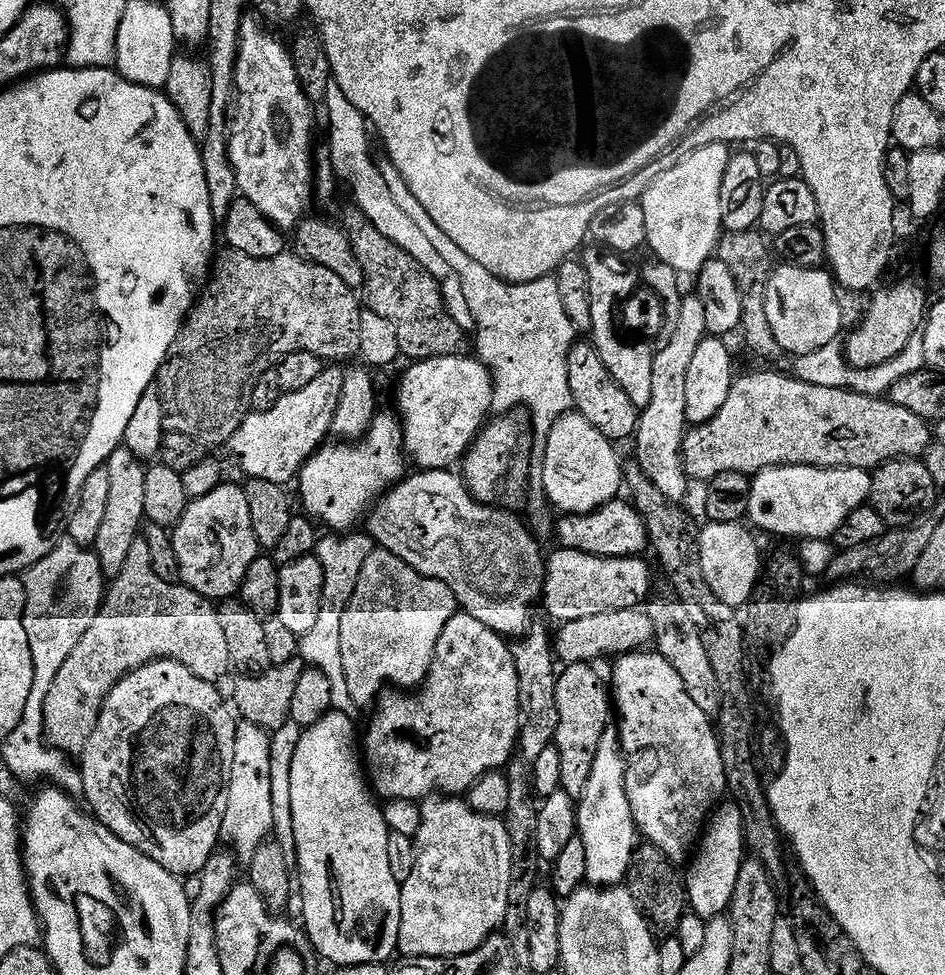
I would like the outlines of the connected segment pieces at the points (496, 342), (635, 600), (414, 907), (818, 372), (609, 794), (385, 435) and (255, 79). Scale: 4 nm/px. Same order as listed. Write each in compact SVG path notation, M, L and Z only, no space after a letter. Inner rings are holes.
M384 162L379 167L399 209L423 231L424 237L431 241L462 282L475 324L475 355L492 373L492 412L503 414L515 408L525 409L532 417L535 439L540 442L547 440L553 426L574 408L568 359L572 345L578 340L576 327L570 318L566 318L566 308L562 306L562 294L555 275L541 276L525 284L507 284L504 280L497 280L490 270L486 270L486 266L474 262L470 254L464 253L457 244L450 242L449 236L438 230L434 218L422 210L422 202L418 202L406 178L398 174L392 163Z
M562 547L555 551L546 560L542 605L556 622L587 618L590 614L606 614L606 610L634 608L649 599L652 572L644 558L587 556L578 550Z
M429 798L423 801L422 826L414 837L416 861L410 878L400 885L402 922L396 943L404 958L465 956L505 927L510 902L512 847L510 834L499 815L475 812L464 798Z
M920 334L912 336L906 350L902 350L902 354L898 354L898 358L873 368L852 367L846 359L845 345L839 339L832 340L826 346L822 346L822 350L814 350L805 356L795 357L794 363L796 363L794 375L797 380L802 382L810 382L814 386L826 386L827 388L845 388L863 396L883 397L896 382L925 367L924 338Z
M615 731L605 732L594 760L594 770L590 772L590 782L586 790L578 797L576 826L582 846L586 846L587 883L602 888L614 888L623 885L628 879L632 865L632 855L638 847L638 829L632 811L630 798L626 798L626 774L624 773L624 753L620 751L620 742Z
M384 410L377 411L372 429L363 438L352 443L325 443L300 469L298 485L303 511L333 533L351 533L359 525L356 523L359 520L361 523L372 511L376 501L404 479L404 464L404 431L399 419L393 413L391 416Z
M246 18L240 27L240 49L238 50L238 58L236 59L236 79L234 81L234 107L230 112L230 123L228 126L228 153L230 154L230 162L234 166L234 178L239 195L243 199L252 203L255 208L275 228L281 230L295 229L301 220L305 219L308 208L308 199L311 198L312 192L314 196L314 168L312 172L312 108L313 101L308 99L304 93L304 88L300 85L298 74L294 70L294 62L292 61L291 51L279 40L279 35L273 34L259 19Z

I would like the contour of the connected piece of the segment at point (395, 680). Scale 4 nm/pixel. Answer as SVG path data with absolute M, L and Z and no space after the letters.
M374 550L358 574L354 598L342 614L342 667L346 669L346 686L357 709L371 709L378 697L391 685L396 690L416 690L424 683L446 622L458 611L456 595L446 582L438 582L414 570L402 558L383 550Z

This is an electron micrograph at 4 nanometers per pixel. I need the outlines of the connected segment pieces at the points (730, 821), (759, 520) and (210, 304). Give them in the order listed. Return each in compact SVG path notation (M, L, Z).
M734 800L723 801L709 816L689 872L685 875L685 892L691 911L705 920L723 915L732 904L735 883L746 859L744 838L745 813Z
M767 468L761 472L755 473L751 477L752 489L750 490L750 510L747 514L749 521L753 520L757 524L761 533L767 533L769 537L775 536L800 536L801 541L806 540L828 540L838 530L838 526L842 526L842 522L846 522L846 518L850 514L854 514L854 510L858 510L863 504L869 503L872 494L872 476L862 468Z
M229 247L223 251L215 257L210 279L181 326L158 377L165 429L190 434L190 438L205 446L227 445L231 441L238 426L242 426L250 414L251 392L256 380L275 369L282 358L295 352L309 352L325 362L340 362L336 360L359 357L362 342L361 301L334 270L310 264L288 250L274 258L250 258L250 254Z

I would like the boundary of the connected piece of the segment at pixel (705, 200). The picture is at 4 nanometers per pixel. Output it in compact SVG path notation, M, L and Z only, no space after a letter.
M711 144L694 150L684 156L666 174L657 178L638 203L642 206L642 214L646 214L647 247L659 263L670 266L678 273L699 274L702 266L717 255L717 245L722 237L722 178L726 178L726 166L730 155L729 145Z

